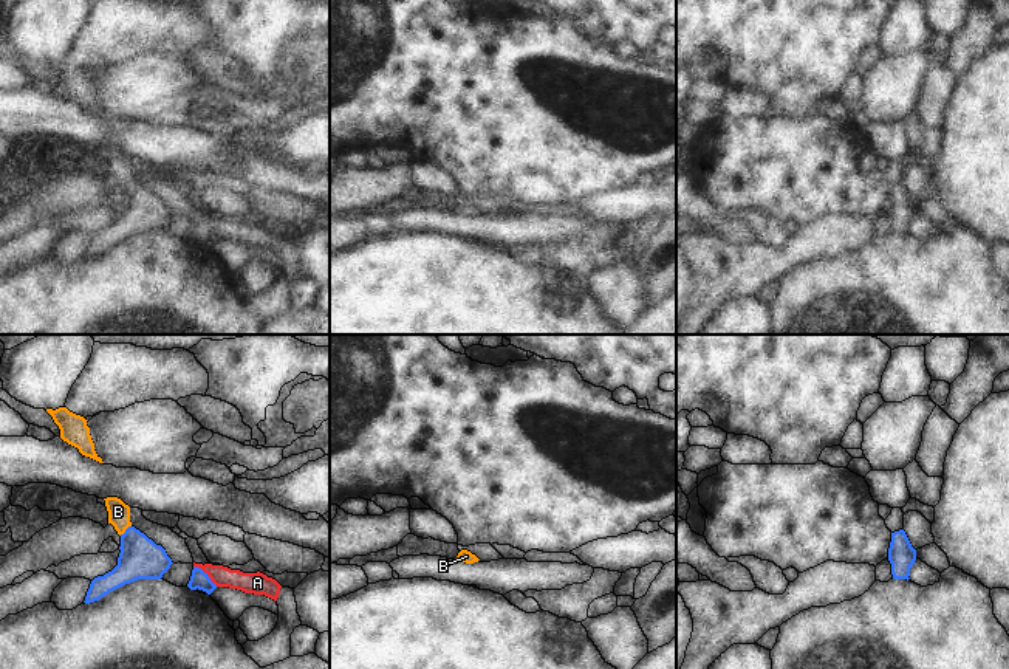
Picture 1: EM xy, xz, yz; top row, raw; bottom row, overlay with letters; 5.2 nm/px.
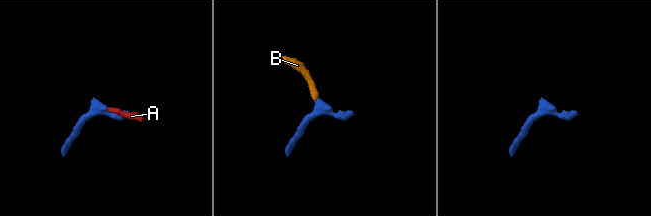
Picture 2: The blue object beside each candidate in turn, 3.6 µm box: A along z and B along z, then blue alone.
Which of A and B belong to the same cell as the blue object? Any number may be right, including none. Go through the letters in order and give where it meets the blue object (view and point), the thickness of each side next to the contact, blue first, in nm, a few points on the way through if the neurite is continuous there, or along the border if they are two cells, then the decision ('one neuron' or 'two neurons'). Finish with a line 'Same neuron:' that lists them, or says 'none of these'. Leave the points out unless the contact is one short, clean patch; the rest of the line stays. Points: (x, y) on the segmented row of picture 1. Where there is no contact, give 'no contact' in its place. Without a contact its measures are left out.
A: xy (206, 575) | 90/110 nm | one neuron
B: xy (126, 531) | 220/110 nm | across xy (140, 558), (126, 531), (118, 511) | one neuron
Same neuron: A, B

